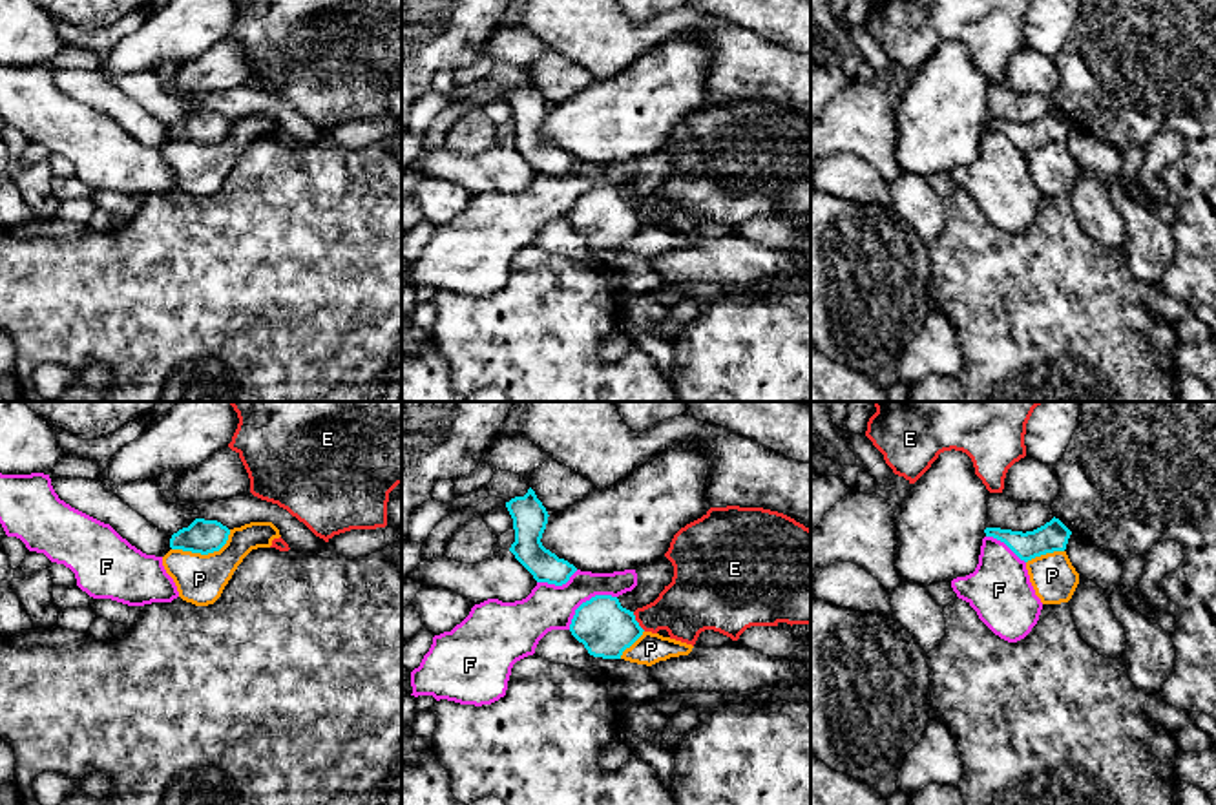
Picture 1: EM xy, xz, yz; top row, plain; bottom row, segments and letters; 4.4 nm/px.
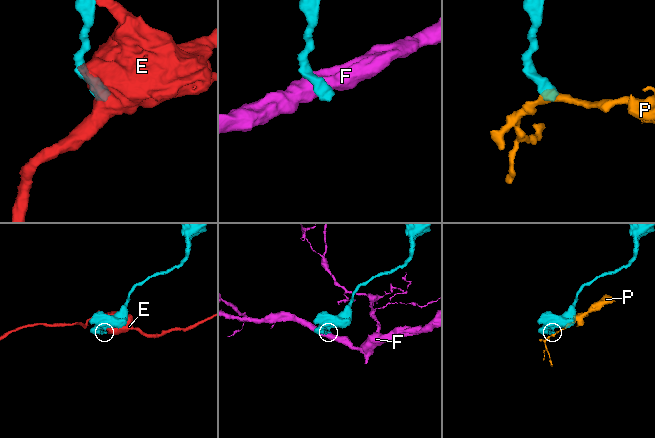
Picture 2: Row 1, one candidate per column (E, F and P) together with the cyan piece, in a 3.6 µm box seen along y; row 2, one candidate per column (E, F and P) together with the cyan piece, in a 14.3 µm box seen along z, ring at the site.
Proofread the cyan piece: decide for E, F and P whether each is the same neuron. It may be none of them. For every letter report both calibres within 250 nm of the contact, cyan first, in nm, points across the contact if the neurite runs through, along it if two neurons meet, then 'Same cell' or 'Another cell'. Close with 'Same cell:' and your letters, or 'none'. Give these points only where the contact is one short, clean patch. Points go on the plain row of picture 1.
E: Thickness 240 nm (cyan) against 260 nm. Boundary: xz (632, 203), (645, 221). Another cell
F: Thickness 240 nm (cyan) against 200 nm. Another cell
P: Thickness 150 nm (cyan) against 220 nm. Boundary: xy (230, 121), (218, 141), (207, 145), (172, 141). Another cell
Same cell: none

